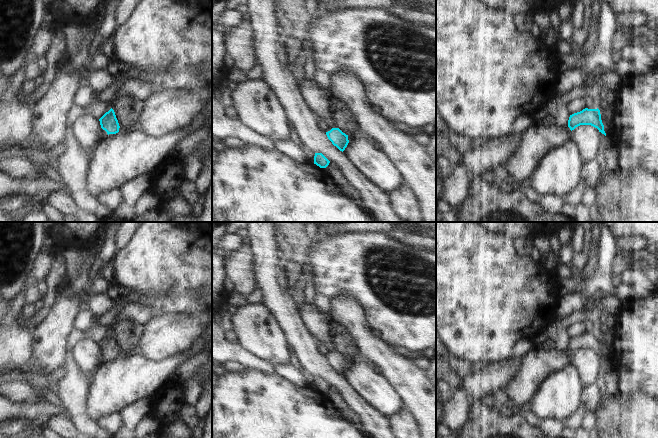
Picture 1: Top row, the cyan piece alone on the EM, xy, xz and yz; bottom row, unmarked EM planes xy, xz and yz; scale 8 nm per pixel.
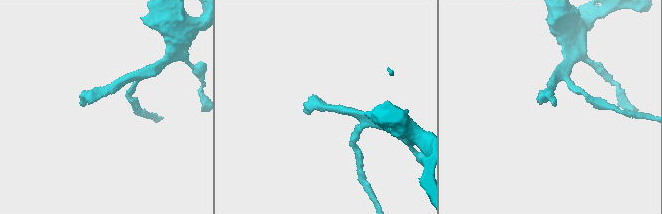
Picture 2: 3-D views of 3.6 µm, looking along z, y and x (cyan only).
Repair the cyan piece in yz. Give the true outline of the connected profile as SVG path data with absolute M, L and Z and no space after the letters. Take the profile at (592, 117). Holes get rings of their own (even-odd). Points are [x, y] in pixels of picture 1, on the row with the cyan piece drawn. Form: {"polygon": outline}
{"polygon": "M585 108L570 115L566 128L558 125L546 128L541 122L533 123L523 133L516 153L504 165L509 182L518 181L521 184L534 173L544 156L569 141L572 131L580 125L591 125L606 136L598 108Z"}

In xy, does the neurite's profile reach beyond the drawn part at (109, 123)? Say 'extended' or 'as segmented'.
extended

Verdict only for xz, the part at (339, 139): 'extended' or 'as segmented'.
extended

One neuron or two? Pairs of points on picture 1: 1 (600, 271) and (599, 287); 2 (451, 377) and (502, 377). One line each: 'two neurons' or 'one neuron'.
1: one neuron
2: two neurons

